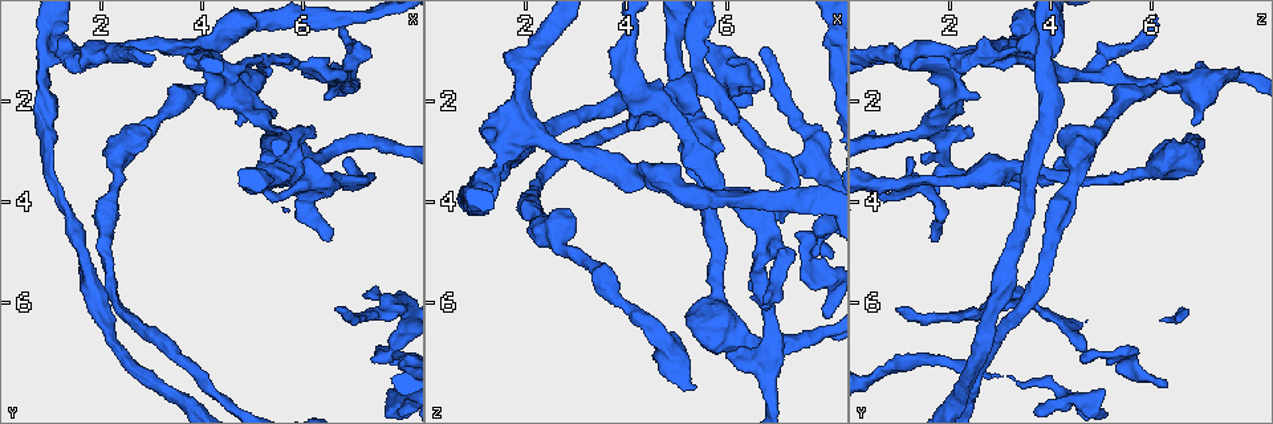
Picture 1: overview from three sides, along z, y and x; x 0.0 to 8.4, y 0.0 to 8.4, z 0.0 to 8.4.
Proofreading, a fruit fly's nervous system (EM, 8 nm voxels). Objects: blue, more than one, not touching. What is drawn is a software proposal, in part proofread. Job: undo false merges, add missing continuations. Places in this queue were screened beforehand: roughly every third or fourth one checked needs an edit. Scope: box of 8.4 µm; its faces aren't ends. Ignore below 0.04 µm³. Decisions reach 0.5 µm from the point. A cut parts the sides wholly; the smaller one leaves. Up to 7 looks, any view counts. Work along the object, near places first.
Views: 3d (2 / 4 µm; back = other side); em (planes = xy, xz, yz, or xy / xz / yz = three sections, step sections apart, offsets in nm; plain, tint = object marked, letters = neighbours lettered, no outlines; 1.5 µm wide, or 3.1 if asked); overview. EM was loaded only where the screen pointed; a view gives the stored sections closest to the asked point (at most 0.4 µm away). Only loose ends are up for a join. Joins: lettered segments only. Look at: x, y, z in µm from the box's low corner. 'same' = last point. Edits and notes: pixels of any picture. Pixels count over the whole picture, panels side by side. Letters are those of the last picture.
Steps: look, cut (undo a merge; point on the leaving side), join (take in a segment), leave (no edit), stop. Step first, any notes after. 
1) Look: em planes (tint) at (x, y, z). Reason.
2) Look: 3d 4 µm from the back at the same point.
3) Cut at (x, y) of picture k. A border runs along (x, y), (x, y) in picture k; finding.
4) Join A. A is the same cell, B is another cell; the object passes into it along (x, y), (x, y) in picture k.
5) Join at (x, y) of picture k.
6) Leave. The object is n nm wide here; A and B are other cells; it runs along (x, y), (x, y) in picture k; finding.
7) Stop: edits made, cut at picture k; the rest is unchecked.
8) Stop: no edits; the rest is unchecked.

Look: 3d 4 µm at (6.55, 4.80, 1.70). Free end.

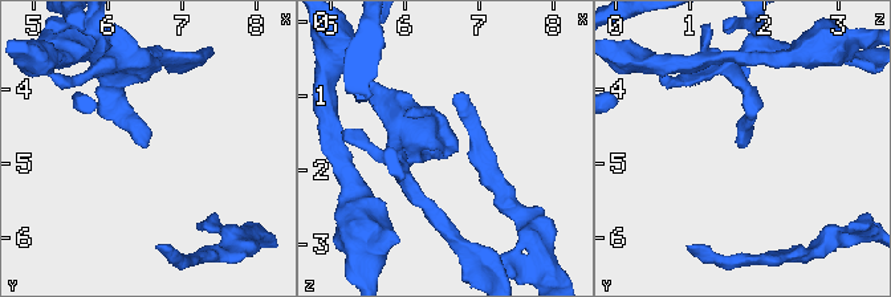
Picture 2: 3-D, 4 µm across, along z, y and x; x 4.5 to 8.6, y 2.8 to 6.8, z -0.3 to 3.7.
Look: em xy step 4 (tint) at (6.50, 4.80, 1.75). Need the tissue.

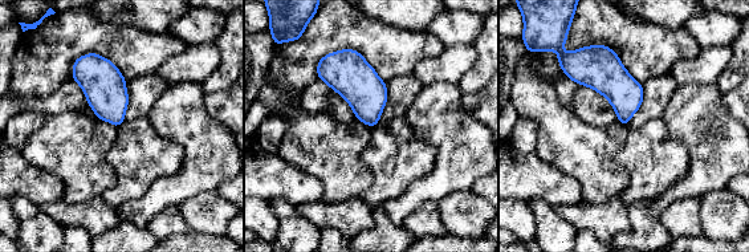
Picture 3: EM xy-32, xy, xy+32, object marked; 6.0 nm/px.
Look: em planes (letters) at the same point.

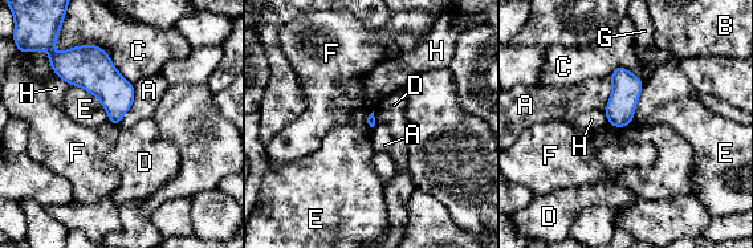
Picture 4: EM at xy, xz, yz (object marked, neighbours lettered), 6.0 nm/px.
Leave. The longest contact is with E, 340 nm; A, B, C, D, E, F, G and H are other cells; no lettered segment goes on from it.

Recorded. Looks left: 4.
Look: 3d 2 µm at (5.05, 3.70, 0.55). Sharp bend.

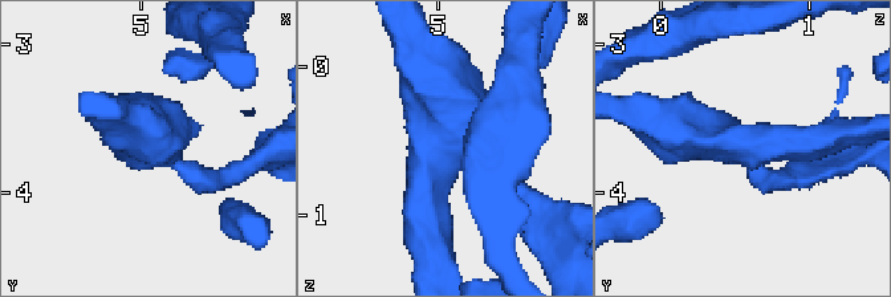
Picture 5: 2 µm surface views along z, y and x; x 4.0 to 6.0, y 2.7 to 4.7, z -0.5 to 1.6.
Look: em planes (letters) at (5.02, 3.72, 0.60). Shape alone is not enough.

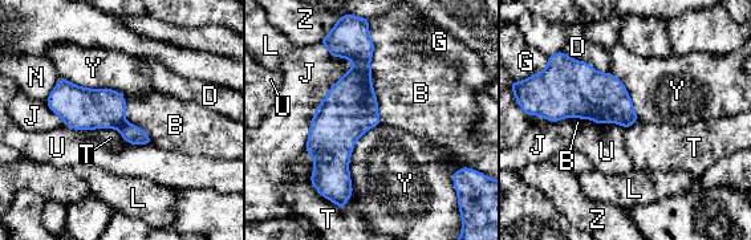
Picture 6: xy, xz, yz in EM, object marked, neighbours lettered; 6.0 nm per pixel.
Cut at (84, 109) of picture 6. B, D, G, J, L, N, T, U, Y and Z are other cells; the part that leaves runs along (332, 40), (357, 61), (342, 199) in picture 6; two cells meet here.

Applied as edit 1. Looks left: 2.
Look: overview. See it whole again.

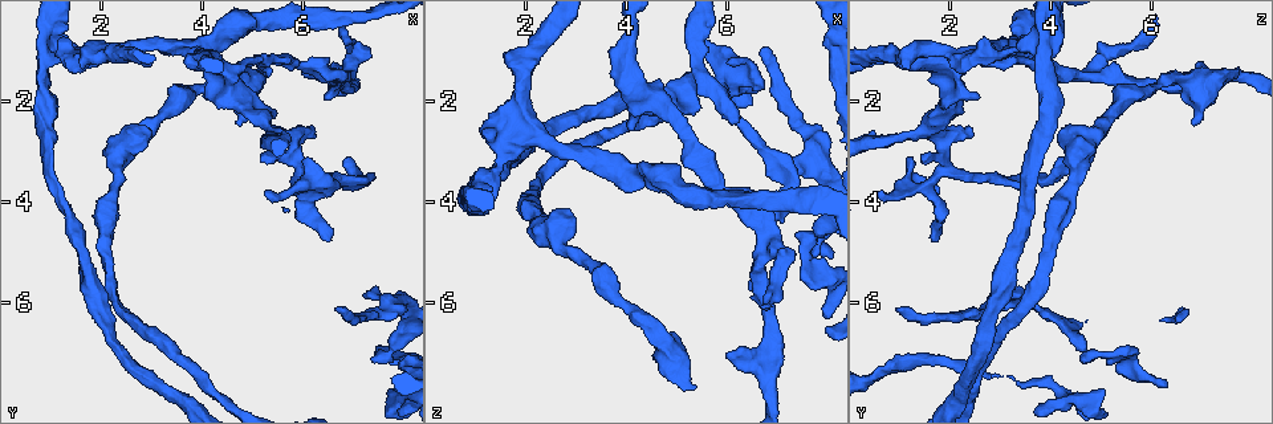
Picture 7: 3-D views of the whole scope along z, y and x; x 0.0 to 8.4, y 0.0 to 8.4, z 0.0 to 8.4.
Look: em xy step 8 (letters) at (5.35, 1.40, 7.70). Branch stops here.

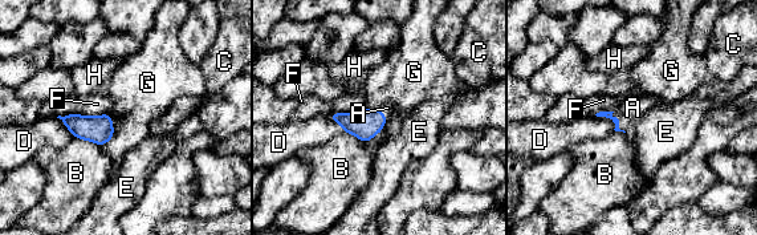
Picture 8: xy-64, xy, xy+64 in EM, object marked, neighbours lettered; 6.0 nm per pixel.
Join A. A is the same cell, B, C, D, E, F, G and H are other cells; the object passes into it along (606, 114), (618, 122), (633, 108) in picture 8; the cell continues.

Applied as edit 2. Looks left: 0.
Stop: edits made, cut at picture 6, join at picture 8; the rest is unchecked.

